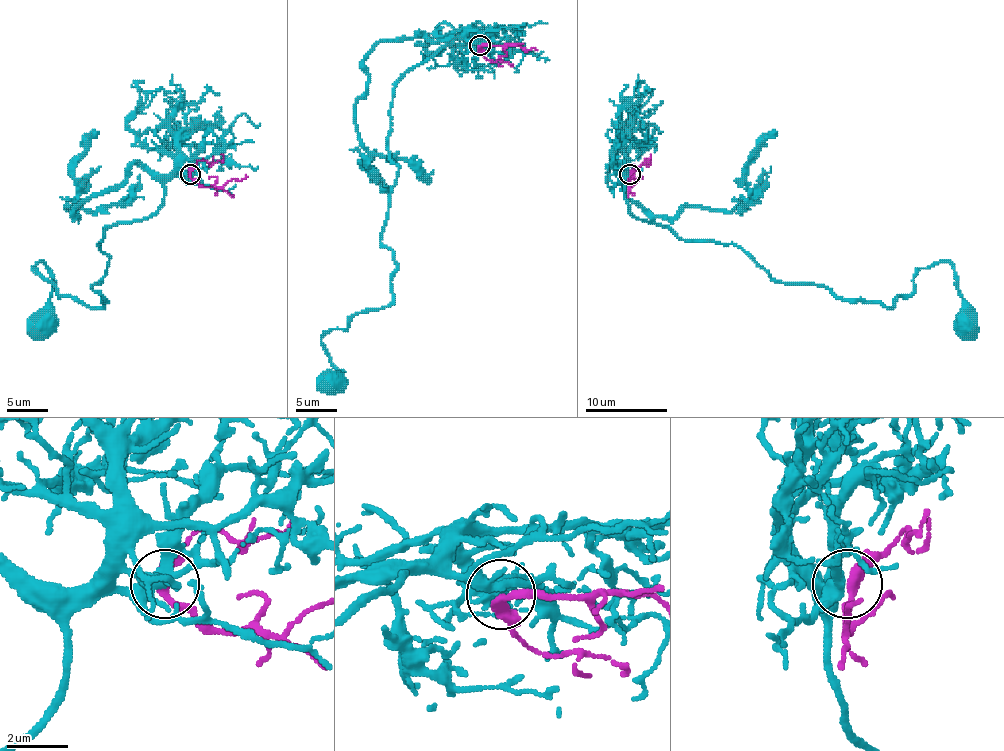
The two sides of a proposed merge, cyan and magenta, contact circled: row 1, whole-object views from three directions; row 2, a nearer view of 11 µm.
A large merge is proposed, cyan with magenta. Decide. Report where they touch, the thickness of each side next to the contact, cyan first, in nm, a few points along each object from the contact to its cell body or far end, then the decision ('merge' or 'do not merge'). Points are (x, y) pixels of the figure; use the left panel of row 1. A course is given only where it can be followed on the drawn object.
(190, 174) | 300/320 nm | cyan via (190, 174), (166, 180), (150, 217), (105, 231), (101, 307), (31, 268), (52, 278), (33, 339) | magenta via (190, 174), (205, 187), (223, 187), (233, 178), (241, 180), (245, 174) | merge

